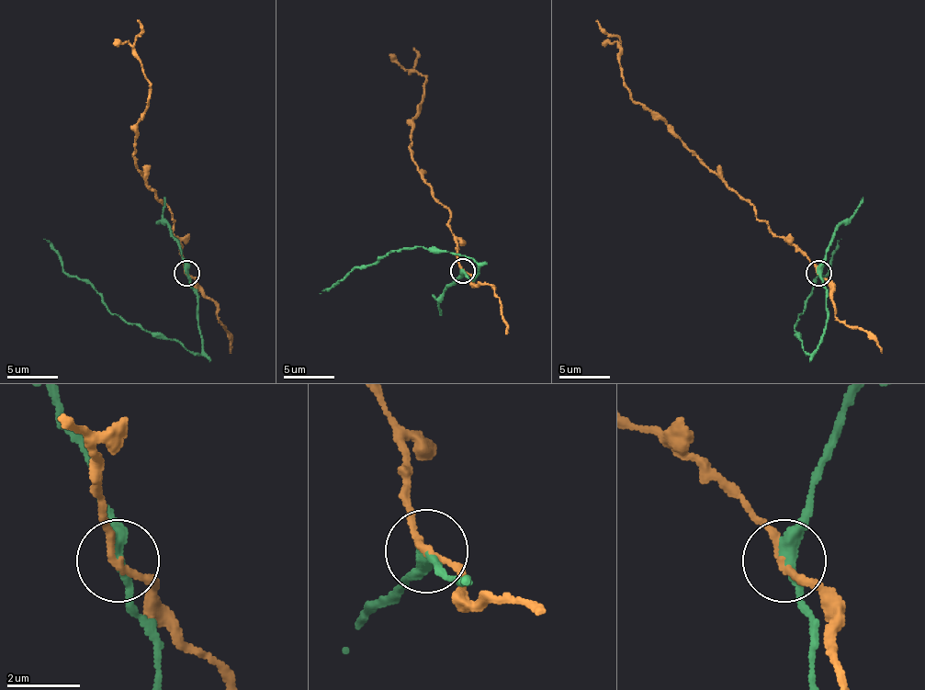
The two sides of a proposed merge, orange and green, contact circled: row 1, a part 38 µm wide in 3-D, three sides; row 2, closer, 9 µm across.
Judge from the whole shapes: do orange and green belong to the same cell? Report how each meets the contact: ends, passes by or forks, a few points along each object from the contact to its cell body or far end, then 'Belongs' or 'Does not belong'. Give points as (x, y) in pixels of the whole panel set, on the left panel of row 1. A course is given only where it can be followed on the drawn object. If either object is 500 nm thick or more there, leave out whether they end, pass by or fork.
At the ring orange passes by. At the ring green passes by. Course of orange: (187, 272), (172, 231), (174, 220), (134, 156), (137, 123), (149, 97), (134, 39), (141, 29), (137, 19). Course of green: (187, 272), (197, 298), (200, 354), (124, 322), (88, 282), (63, 270), (61, 254), (43, 240). Does not belong

